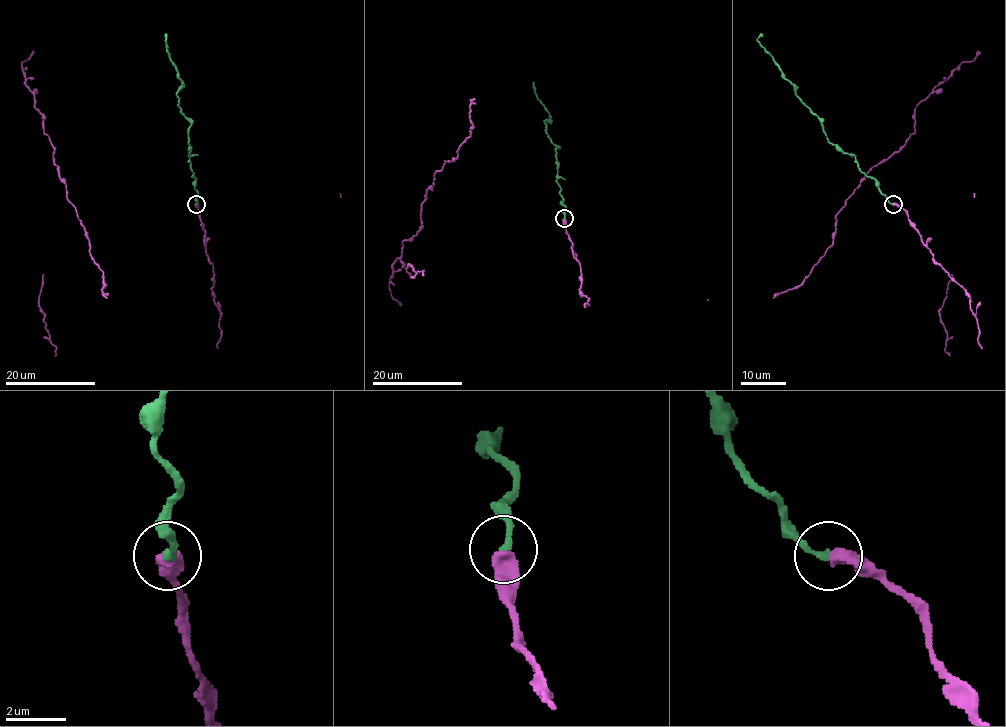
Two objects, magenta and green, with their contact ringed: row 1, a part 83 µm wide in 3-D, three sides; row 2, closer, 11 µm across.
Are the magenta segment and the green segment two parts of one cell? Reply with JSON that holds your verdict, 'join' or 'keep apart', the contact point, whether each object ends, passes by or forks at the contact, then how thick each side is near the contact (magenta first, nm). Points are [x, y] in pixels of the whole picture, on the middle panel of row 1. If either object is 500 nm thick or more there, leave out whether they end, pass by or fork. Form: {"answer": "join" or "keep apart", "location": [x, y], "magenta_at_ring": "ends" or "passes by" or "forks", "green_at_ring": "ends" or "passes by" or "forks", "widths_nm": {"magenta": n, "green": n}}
{"answer": "join", "location": [564, 218], "widths_nm": {"magenta": 550, "green": 220}}

